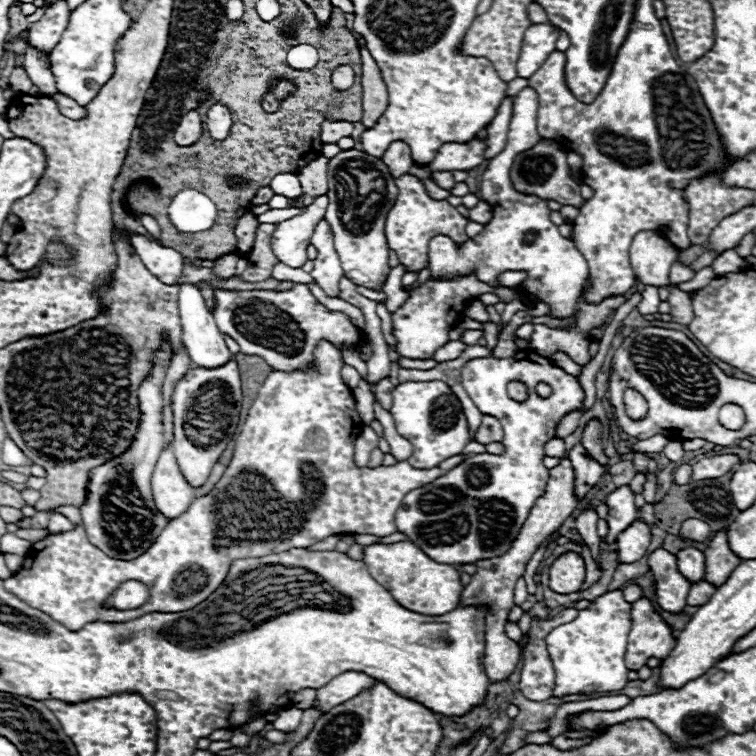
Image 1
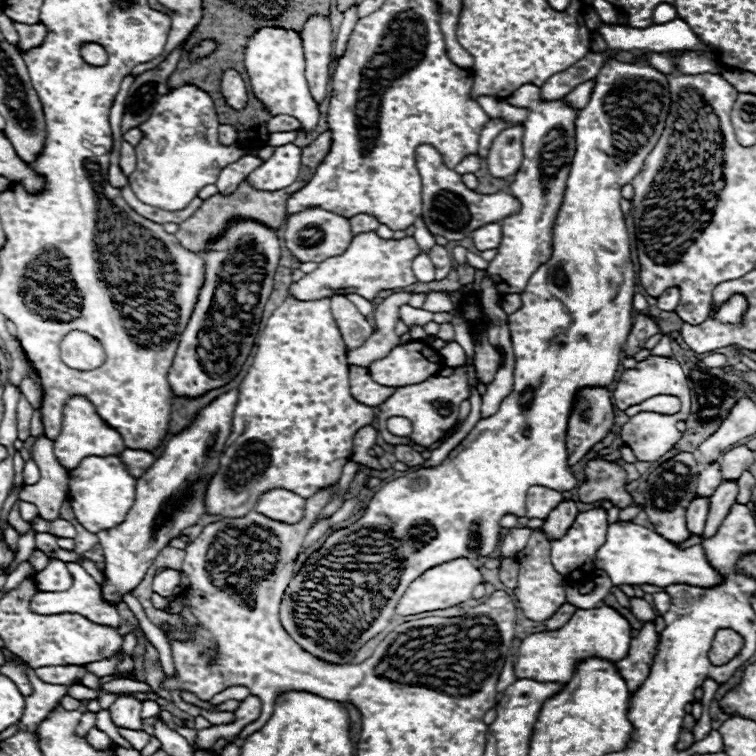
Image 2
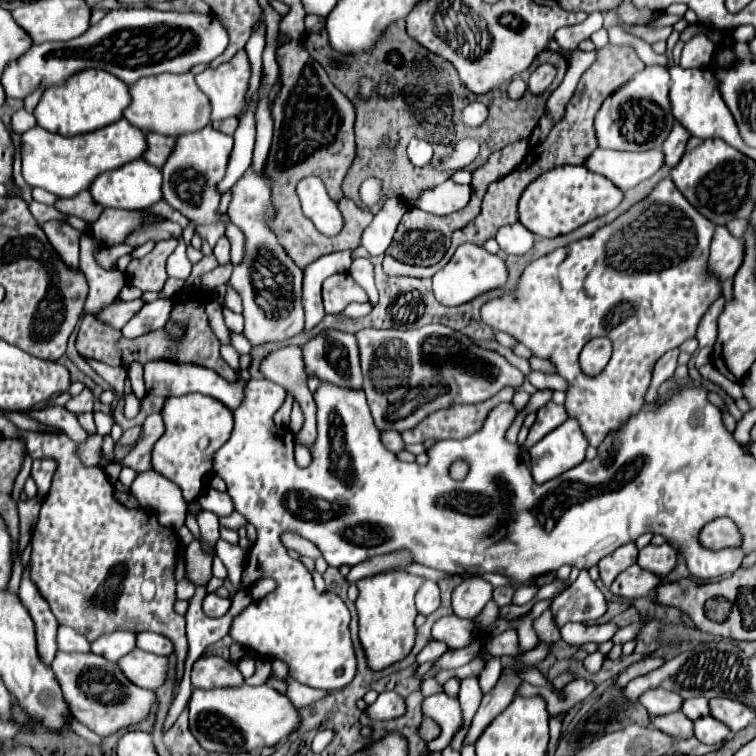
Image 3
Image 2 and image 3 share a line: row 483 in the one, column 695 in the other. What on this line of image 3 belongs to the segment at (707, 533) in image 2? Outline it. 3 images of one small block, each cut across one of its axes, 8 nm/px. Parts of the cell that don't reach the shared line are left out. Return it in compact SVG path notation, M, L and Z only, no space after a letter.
M704 716L694 722L694 736L704 744L720 744L730 734L732 734L730 728L726 728L726 724L722 724L720 720L714 720L712 716Z

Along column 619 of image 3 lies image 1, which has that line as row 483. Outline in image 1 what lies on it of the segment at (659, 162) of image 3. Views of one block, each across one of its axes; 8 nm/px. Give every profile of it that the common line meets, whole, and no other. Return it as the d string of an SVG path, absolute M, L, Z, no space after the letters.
M172 448L162 450L152 474L152 498L166 518L178 518L194 500L194 488L184 480Z

